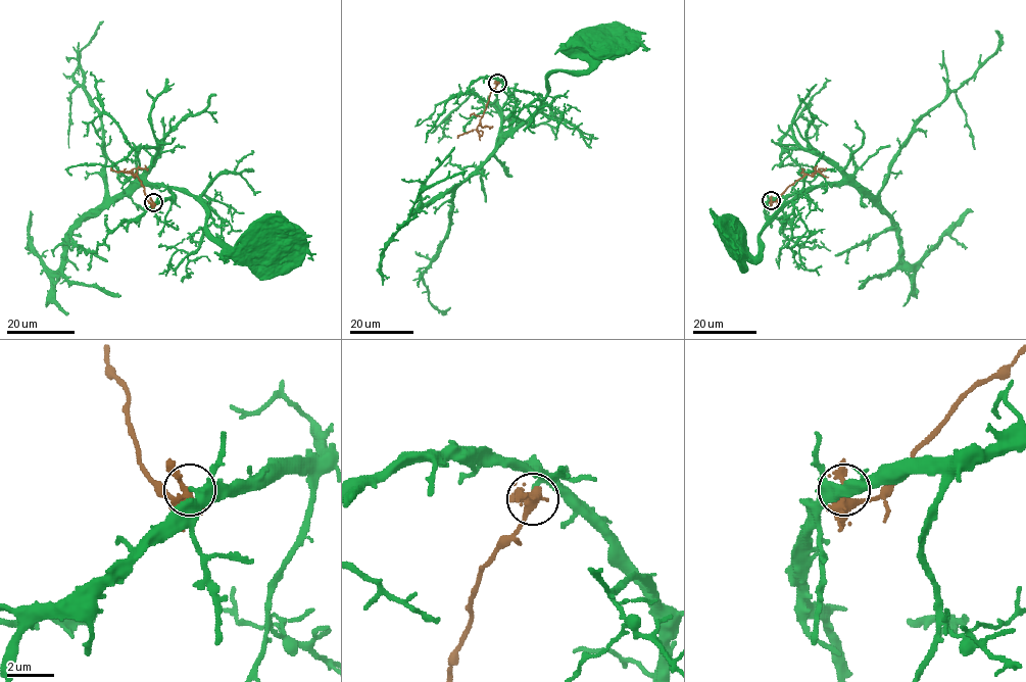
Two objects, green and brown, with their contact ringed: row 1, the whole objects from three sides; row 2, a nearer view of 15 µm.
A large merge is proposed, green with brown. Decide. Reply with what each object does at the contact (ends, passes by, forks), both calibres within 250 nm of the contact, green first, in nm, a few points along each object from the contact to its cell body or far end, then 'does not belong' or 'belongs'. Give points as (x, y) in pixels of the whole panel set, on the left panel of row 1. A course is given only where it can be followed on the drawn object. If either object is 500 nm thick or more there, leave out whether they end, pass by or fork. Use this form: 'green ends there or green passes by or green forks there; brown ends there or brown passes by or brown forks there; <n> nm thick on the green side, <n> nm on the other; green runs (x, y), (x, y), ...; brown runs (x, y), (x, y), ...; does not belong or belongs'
green ends there; brown forks there; 200 nm thick on the green side, 320 nm on the other; green runs (153, 202), (170, 199), (169, 189), (183, 188), (203, 206), (206, 229), (252, 262), (252, 245), (260, 239); brown runs (153, 202), (147, 200), (136, 175), (129, 171), (115, 172), (111, 167); does not belong

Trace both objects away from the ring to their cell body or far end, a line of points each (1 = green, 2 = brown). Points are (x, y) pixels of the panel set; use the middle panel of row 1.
1: (497, 83), (515, 100), (512, 127), (519, 128), (544, 99), (546, 78), (586, 70), (597, 41)
2: (497, 83), (480, 124), (458, 138)

